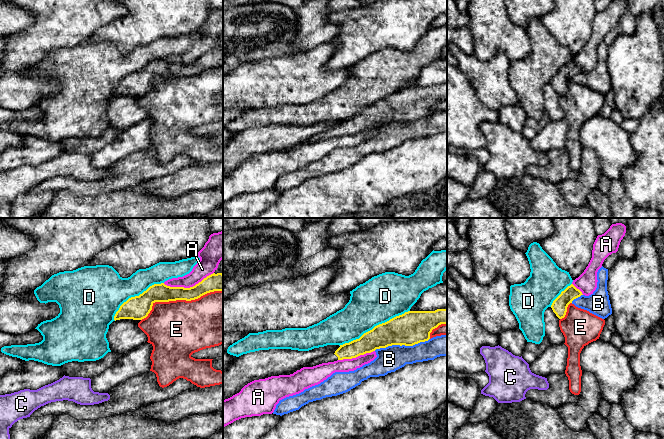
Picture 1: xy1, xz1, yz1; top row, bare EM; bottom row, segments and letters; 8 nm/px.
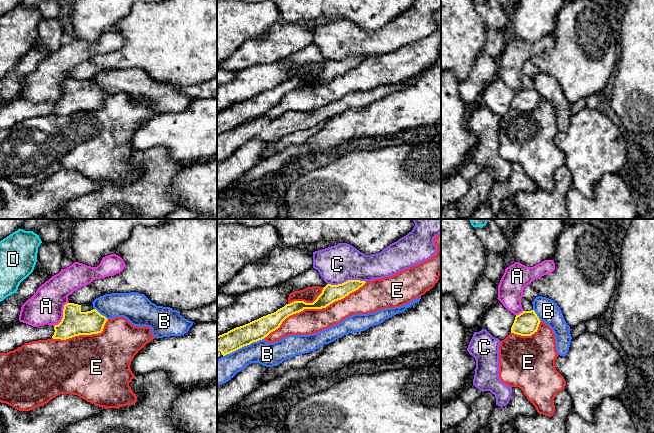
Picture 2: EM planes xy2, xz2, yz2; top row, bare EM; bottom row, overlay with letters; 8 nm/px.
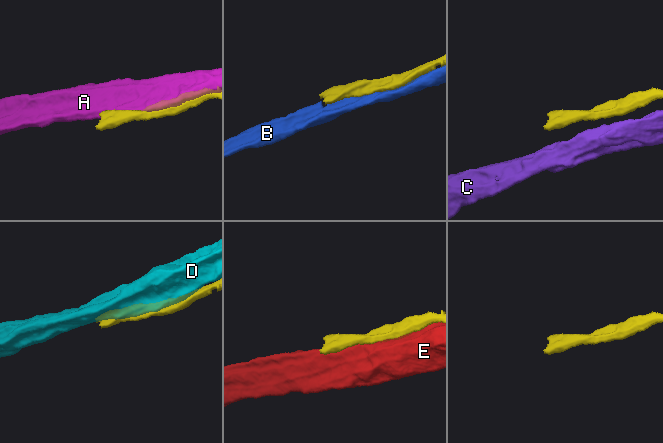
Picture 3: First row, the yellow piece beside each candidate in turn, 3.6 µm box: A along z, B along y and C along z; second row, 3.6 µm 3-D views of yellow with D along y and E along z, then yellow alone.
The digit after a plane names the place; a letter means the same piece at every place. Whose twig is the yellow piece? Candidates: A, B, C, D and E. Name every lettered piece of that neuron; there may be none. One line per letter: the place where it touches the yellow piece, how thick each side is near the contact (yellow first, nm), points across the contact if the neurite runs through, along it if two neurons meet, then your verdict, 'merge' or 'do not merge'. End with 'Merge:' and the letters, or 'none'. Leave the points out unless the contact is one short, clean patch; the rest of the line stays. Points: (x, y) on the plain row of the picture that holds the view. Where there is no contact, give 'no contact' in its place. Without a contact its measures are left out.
A: contact xy1 (188, 64); calibres 140 and 150 nm; do not merge
B: contact xz1 (401, 121); calibres 260 and 200 nm; do not merge
C: contact xz2 (346, 57); calibres 140 and 300 nm; do not merge
D: contact xz1 (375, 102); calibres 260 and 360 nm; do not merge
E: contact xz2 (314, 84); calibres 140 and 200 nm; do not merge
Merge: none

